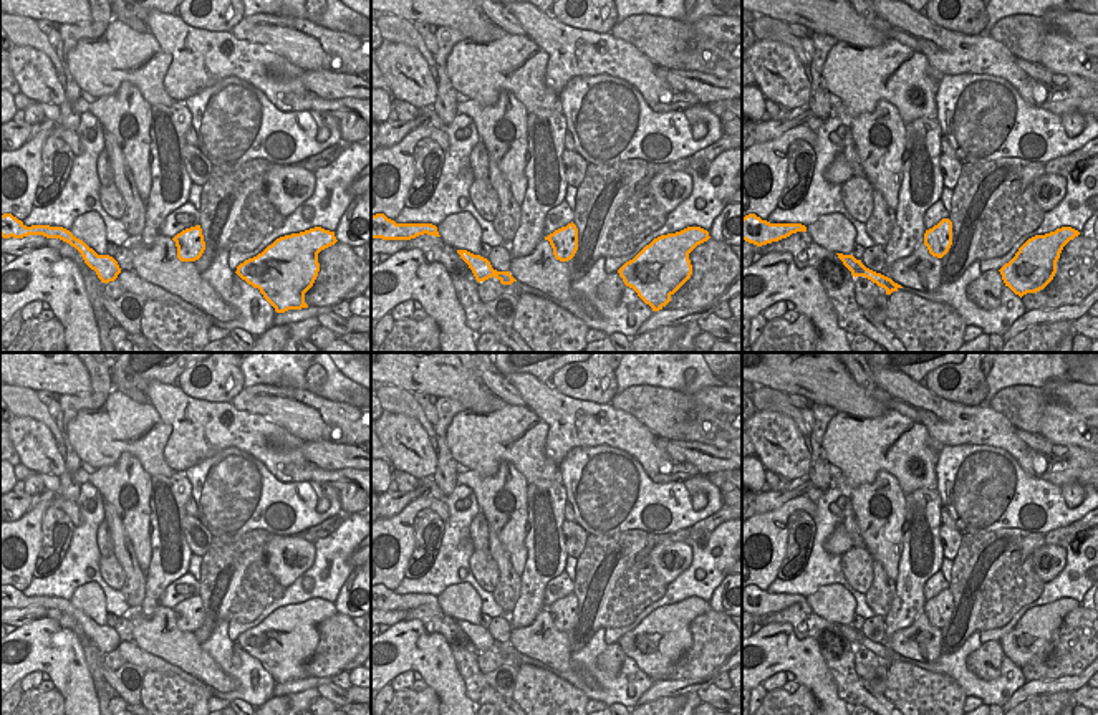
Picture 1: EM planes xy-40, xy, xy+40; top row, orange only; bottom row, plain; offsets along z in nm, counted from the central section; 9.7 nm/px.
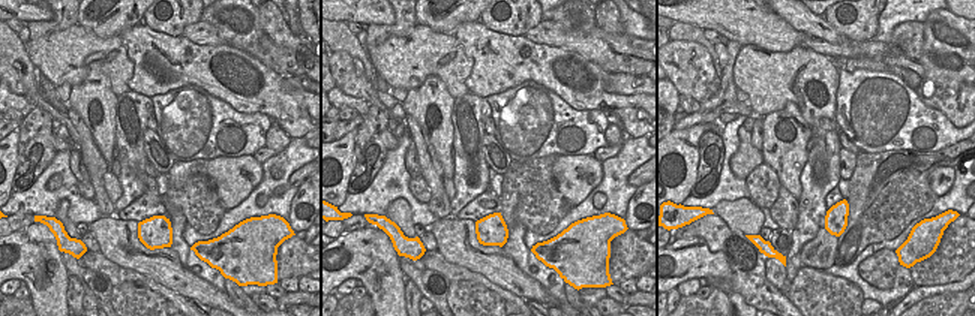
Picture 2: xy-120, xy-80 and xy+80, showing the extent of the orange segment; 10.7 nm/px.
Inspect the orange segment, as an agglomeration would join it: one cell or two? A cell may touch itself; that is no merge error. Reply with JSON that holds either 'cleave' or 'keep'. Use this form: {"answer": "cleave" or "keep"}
{"answer": "keep"}

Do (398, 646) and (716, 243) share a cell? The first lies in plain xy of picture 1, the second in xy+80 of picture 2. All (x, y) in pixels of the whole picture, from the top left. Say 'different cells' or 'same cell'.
different cells

